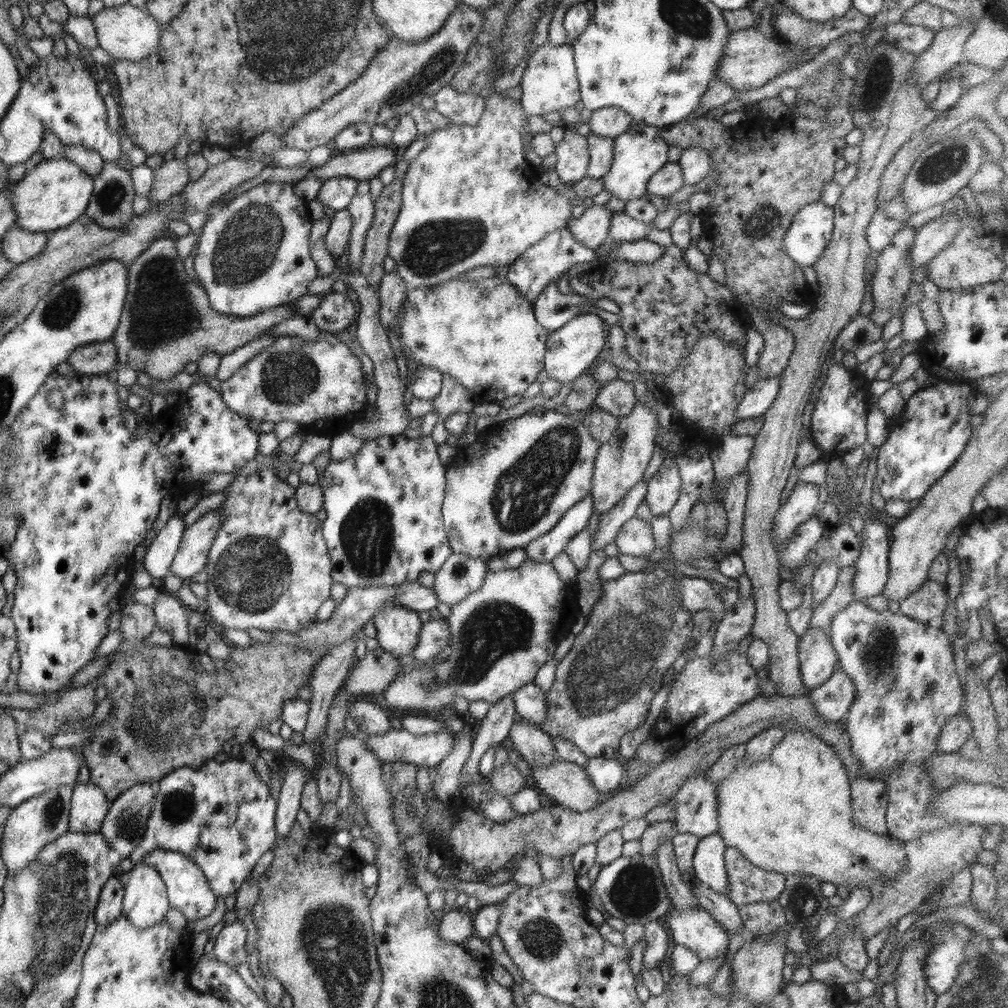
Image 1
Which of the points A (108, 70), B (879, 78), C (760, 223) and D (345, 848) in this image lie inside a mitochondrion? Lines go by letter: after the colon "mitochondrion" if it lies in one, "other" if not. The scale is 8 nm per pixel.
A: other
B: mitochondrion
C: mitochondrion
D: other

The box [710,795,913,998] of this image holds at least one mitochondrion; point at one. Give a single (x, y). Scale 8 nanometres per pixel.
(802, 900)

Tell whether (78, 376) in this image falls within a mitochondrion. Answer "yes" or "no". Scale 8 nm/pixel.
no

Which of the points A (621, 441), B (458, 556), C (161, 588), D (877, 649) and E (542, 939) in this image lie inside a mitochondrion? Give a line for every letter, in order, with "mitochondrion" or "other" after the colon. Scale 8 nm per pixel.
A: mitochondrion
B: other
C: other
D: mitochondrion
E: mitochondrion

